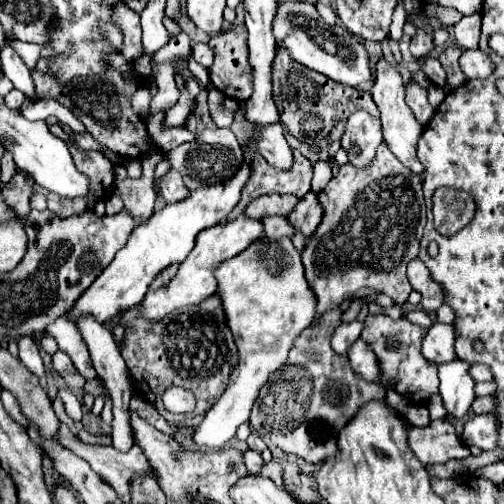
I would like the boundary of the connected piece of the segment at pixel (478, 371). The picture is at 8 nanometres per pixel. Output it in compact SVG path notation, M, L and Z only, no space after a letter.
M472 365L470 375L476 379L476 383L492 381L492 371L490 371L490 367L484 367L484 365Z

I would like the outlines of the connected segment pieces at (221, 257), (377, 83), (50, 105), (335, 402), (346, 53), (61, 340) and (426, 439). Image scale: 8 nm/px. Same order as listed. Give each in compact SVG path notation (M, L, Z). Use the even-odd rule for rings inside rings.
M246 215L228 221L228 223L220 223L216 227L208 227L208 231L200 231L200 235L196 237L196 247L190 251L190 255L180 263L178 273L174 275L174 279L158 289L158 291L150 291L144 301L142 301L142 317L150 319L150 321L160 321L164 319L168 313L172 313L174 309L180 307L188 307L188 305L198 305L202 303L206 297L216 293L216 277L214 271L218 267L218 263L240 255L240 251L248 249L256 239L260 239L264 235L264 227L262 221L258 219L250 219Z
M382 57L376 63L376 79L374 79L374 87L372 87L372 97L374 103L380 109L380 119L382 119L382 131L384 131L384 141L390 145L390 151L412 171L422 173L424 165L420 163L418 155L416 155L416 143L420 139L420 133L424 129L422 123L418 123L410 111L410 107L404 103L404 81L398 73L396 67L390 67L386 63L386 59Z
M30 99L24 101L20 107L20 115L24 115L28 121L38 121L38 119L46 119L46 117L58 117L58 121L70 125L76 133L84 133L84 125L58 101L52 99Z
M334 307L318 315L318 325L308 327L290 349L286 363L270 375L252 407L250 425L254 433L268 439L284 453L318 465L338 453L336 437L342 427L370 401L386 401L386 389L356 375L344 355L334 353L330 339L342 323L342 309Z
M282 1L282 3L278 3L276 19L272 21L272 33L274 33L276 47L284 49L294 63L298 63L302 67L308 67L308 69L312 69L316 73L322 73L322 75L338 81L338 83L368 89L368 81L372 79L372 73L370 73L370 67L368 67L368 53L366 53L366 49L360 45L358 37L348 33L344 27L340 27L340 25L326 25L310 1L300 1L300 3L298 1Z
M64 317L56 319L54 323L48 325L48 333L56 339L58 347L60 347L64 353L70 355L70 359L72 359L74 365L76 365L76 369L80 371L80 375L82 375L86 381L90 381L90 379L96 377L96 371L94 371L94 367L92 367L92 363L90 363L90 357L88 357L88 349L84 349L86 345L84 345L82 339L78 337L80 333L76 331L76 327L74 327L74 323L72 323L70 319L64 319Z
M446 419L430 421L426 427L408 427L410 451L424 465L468 457L468 447L458 441L454 425Z

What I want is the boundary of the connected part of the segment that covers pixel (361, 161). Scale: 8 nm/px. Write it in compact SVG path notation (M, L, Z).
M356 111L348 119L346 133L342 135L342 147L348 151L350 161L356 167L366 167L374 159L380 141L380 119L374 119L366 111Z

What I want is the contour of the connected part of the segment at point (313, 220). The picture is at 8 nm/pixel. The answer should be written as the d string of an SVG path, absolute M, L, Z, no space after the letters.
M308 191L308 195L304 195L300 199L300 203L294 207L294 211L288 215L290 223L304 235L310 237L312 231L316 231L316 227L320 225L320 219L324 217L324 209L320 207L318 195L314 191Z

